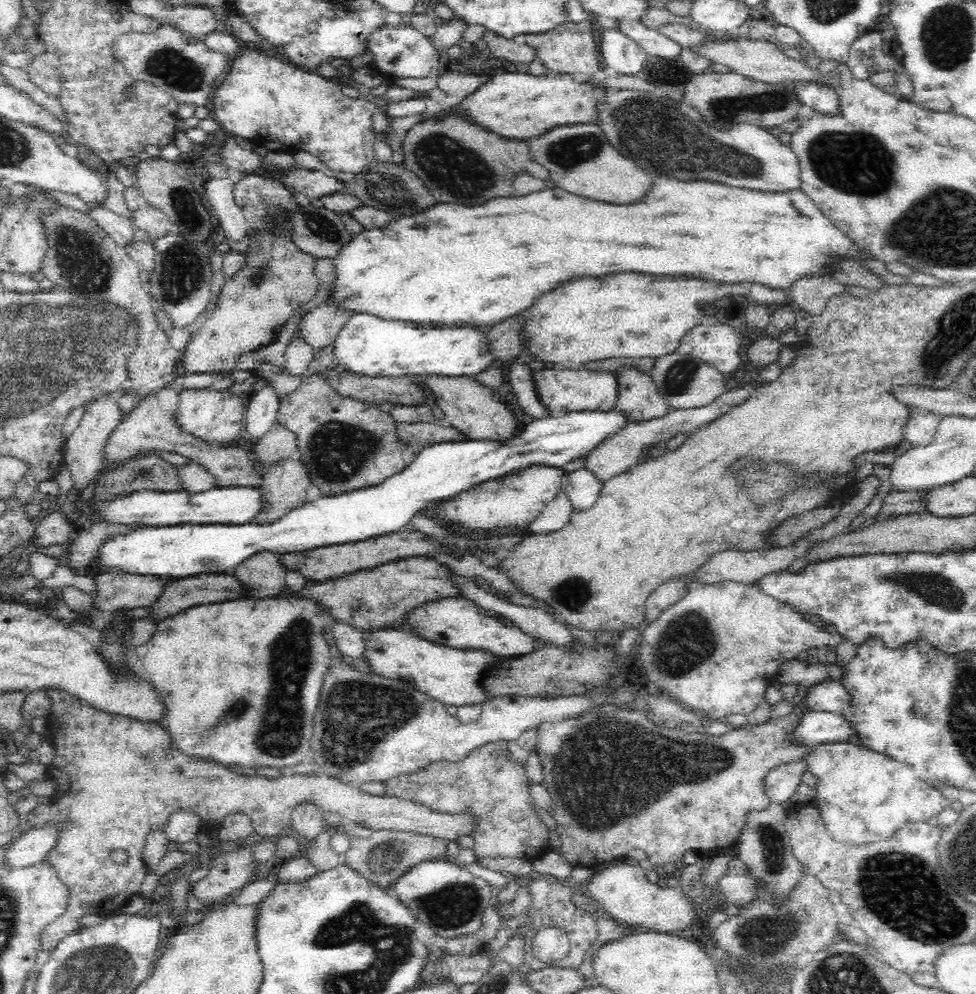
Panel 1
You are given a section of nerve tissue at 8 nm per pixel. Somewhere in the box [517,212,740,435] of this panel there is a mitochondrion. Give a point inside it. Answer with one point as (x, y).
(680, 375)

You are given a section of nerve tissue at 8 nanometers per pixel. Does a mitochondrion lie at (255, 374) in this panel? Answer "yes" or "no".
no

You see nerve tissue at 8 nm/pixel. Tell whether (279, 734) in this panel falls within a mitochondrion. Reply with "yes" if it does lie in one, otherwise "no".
yes

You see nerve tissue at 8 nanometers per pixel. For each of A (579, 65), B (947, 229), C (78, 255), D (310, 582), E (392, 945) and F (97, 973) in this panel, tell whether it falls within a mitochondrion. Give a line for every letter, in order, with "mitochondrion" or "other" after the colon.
A: other
B: mitochondrion
C: mitochondrion
D: other
E: mitochondrion
F: mitochondrion

